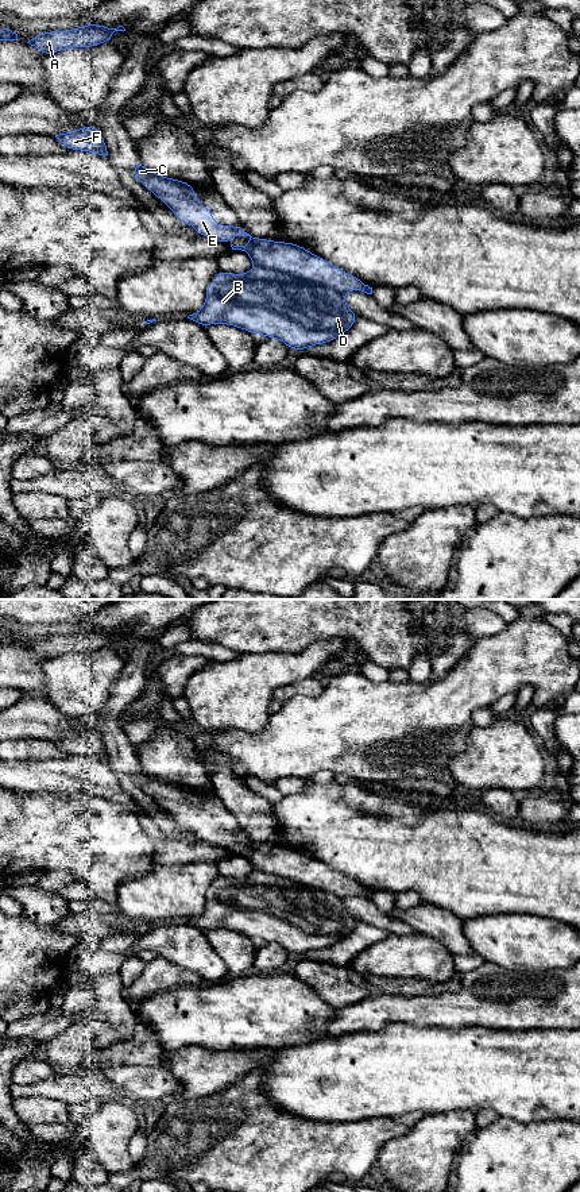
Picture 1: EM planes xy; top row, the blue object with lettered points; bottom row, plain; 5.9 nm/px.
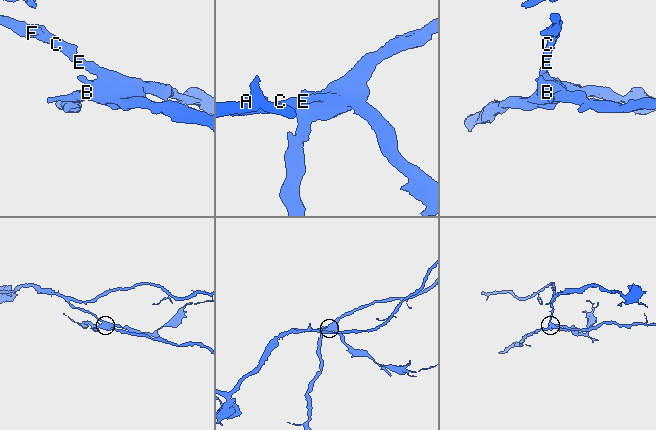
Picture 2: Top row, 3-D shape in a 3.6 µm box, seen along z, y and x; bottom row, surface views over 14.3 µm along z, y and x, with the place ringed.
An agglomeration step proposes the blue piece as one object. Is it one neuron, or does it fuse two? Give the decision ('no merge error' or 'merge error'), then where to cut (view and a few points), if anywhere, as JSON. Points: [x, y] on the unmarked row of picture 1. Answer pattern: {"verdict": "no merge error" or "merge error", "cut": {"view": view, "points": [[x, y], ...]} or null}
{"verdict": "merge error", "cut": {"view": "xy", "points": [[255, 871], [275, 872], [292, 880], [327, 888], [343, 898]]}}

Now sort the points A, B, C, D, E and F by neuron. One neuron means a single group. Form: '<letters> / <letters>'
A C E F / B D

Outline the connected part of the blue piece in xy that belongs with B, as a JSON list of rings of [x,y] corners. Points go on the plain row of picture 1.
[[[254,872],[244,879],[219,875],[206,894],[205,910],[187,923],[206,931],[227,929],[283,946],[289,953],[305,956],[310,950],[335,945],[355,929],[359,921],[351,915],[344,898],[324,890],[268,873]]]

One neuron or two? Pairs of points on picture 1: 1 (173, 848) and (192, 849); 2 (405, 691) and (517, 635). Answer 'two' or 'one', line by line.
1: one
2: one

